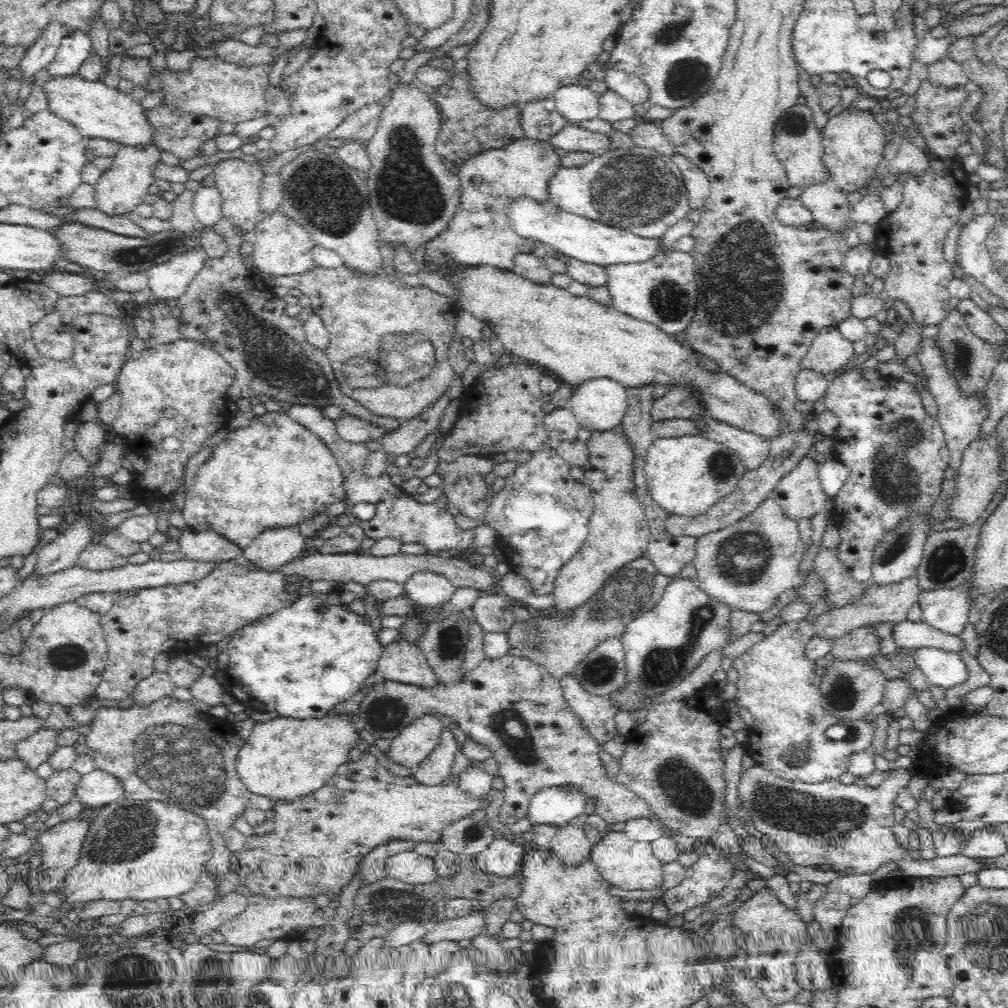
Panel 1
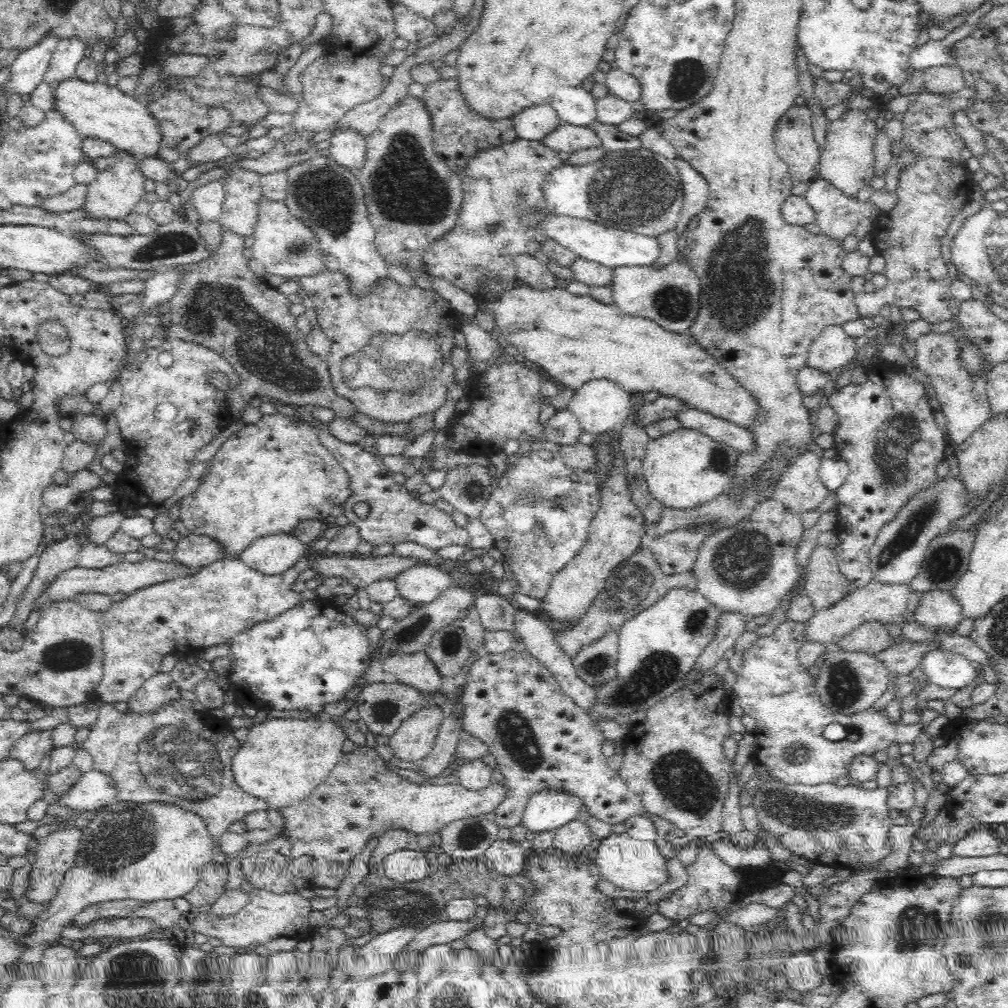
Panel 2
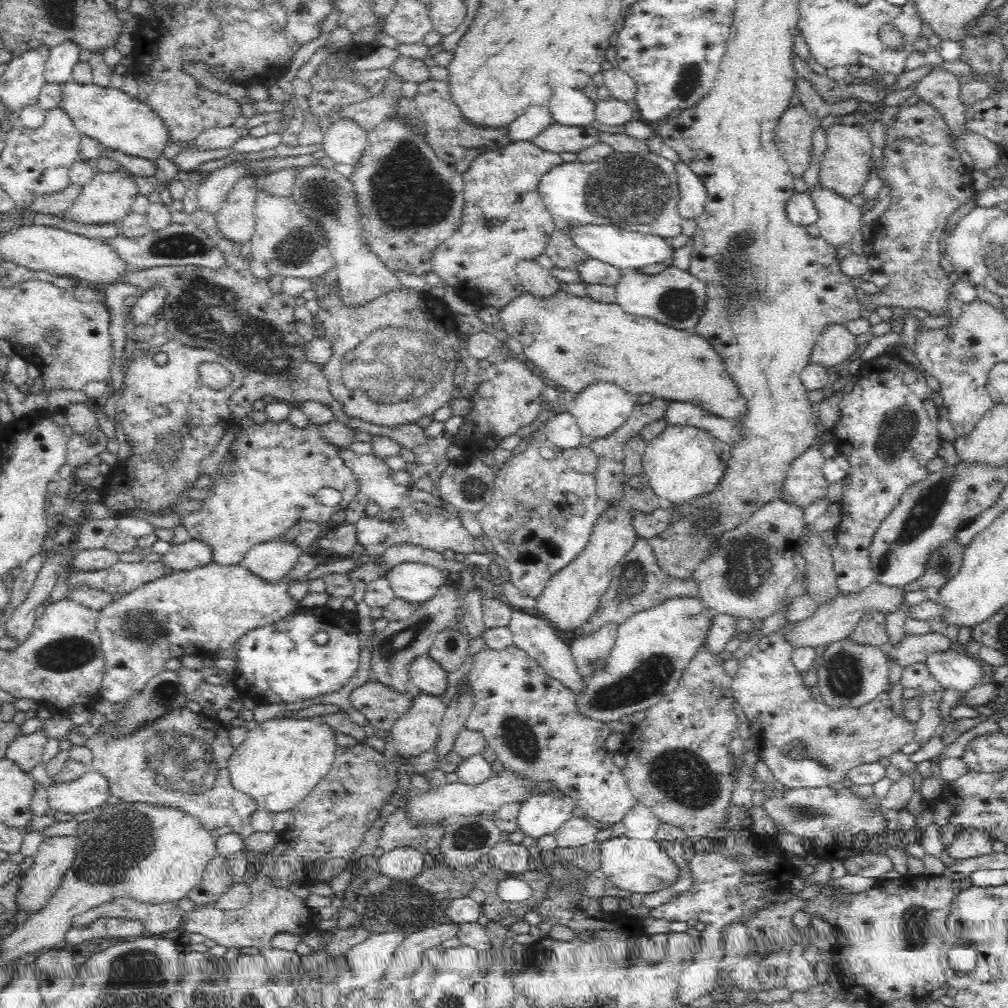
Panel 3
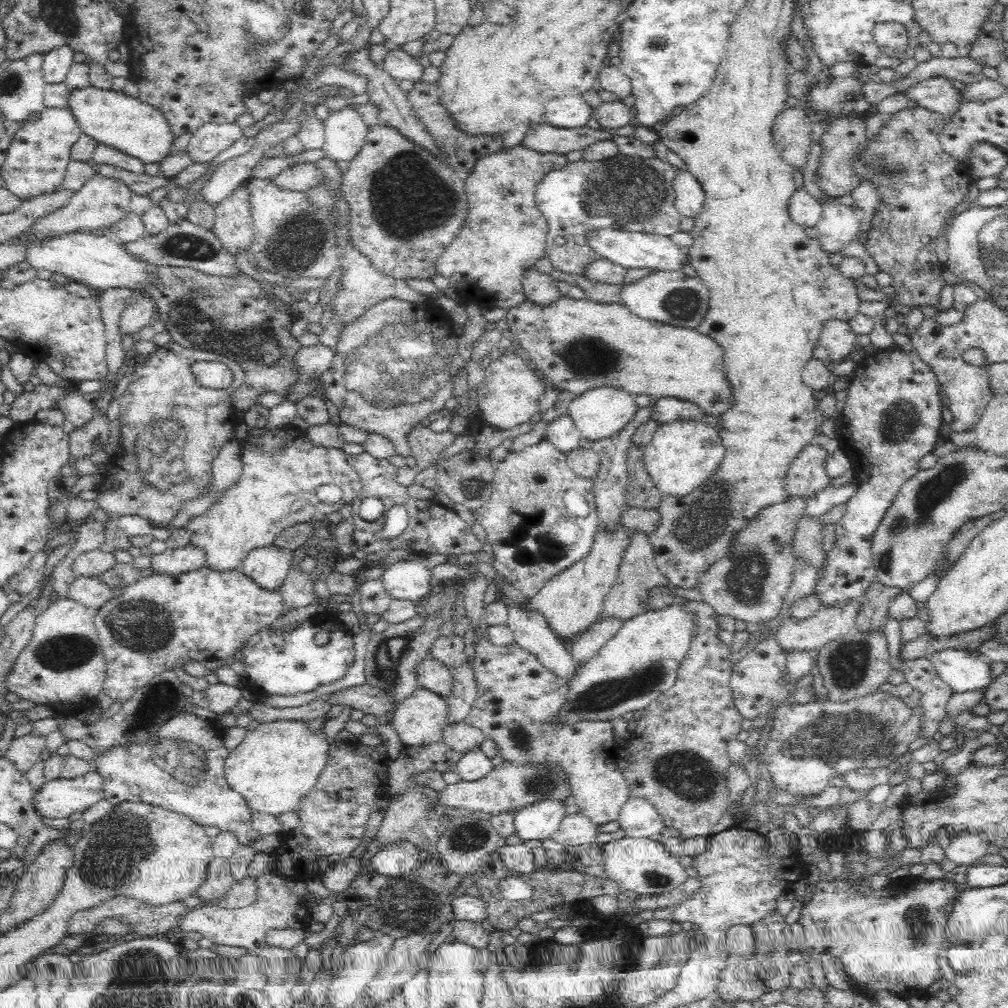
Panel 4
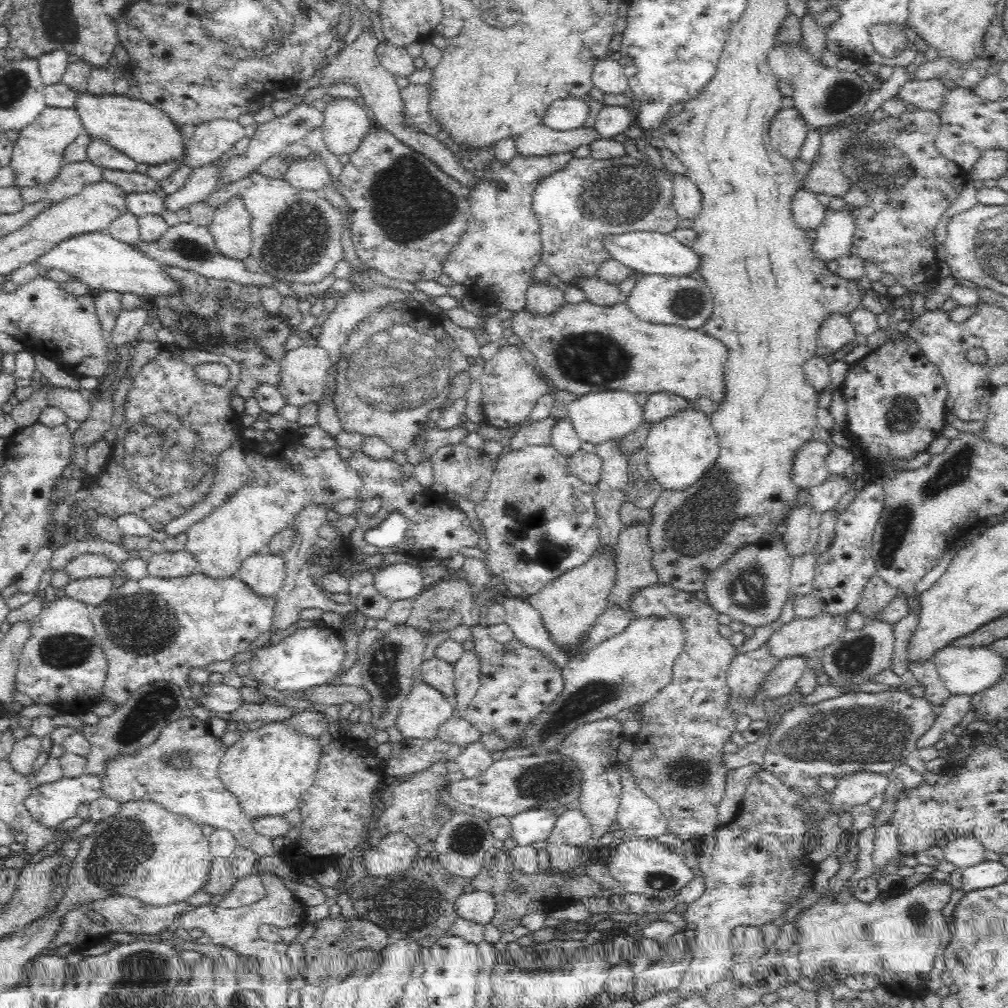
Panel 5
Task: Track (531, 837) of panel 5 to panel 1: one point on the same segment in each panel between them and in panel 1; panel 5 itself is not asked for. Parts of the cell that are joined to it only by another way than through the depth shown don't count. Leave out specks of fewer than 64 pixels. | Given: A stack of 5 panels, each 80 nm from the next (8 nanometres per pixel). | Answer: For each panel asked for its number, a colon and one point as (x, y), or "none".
1: (557, 805)
2: (549, 809)
3: (540, 814)
4: (539, 820)

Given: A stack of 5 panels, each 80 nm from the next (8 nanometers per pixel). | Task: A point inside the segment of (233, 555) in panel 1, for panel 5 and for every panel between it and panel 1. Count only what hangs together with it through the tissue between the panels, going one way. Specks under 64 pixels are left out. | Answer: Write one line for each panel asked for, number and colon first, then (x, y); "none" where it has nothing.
2: (192, 550)
3: (185, 554)
4: (178, 560)
5: (168, 564)

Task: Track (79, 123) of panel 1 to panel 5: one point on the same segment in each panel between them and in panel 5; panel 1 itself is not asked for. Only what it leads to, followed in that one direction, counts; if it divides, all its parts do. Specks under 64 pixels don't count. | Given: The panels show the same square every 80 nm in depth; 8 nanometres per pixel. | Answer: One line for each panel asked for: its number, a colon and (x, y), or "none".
2: (96, 110)
3: (120, 122)
4: (112, 118)
5: (143, 132)

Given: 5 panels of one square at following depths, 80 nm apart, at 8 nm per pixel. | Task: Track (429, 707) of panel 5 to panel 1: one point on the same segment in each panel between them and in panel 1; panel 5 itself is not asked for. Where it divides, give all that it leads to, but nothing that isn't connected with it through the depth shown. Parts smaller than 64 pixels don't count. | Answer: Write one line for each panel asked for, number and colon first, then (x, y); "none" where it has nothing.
1: (413, 745)
2: (414, 739)
3: (416, 731)
4: (419, 720)

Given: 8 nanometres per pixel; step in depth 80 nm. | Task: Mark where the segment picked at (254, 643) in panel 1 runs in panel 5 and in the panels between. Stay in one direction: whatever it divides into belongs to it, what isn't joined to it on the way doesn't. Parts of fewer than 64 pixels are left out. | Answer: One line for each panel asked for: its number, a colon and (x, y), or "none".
2: (310, 656)
3: (278, 663)
4: (281, 663)
5: (312, 656)

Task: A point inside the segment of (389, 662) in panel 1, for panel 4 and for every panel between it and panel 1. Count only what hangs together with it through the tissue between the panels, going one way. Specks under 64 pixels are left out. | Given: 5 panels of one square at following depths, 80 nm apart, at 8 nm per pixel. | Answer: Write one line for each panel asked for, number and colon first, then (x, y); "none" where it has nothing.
2: (415, 669)
3: (425, 675)
4: (431, 674)

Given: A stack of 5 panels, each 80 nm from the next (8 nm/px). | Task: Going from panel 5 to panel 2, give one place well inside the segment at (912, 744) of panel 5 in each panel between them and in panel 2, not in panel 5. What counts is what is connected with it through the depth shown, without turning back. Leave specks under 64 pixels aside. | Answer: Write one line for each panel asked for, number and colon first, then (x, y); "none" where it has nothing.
2: (799, 740)
3: (806, 744)
4: (811, 743)

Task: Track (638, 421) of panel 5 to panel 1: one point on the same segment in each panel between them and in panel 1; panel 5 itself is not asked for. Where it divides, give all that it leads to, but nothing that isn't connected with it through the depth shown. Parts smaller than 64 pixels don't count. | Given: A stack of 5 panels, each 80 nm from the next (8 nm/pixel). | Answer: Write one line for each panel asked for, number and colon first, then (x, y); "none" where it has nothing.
1: (600, 404)
2: (601, 406)
3: (602, 407)
4: (600, 412)

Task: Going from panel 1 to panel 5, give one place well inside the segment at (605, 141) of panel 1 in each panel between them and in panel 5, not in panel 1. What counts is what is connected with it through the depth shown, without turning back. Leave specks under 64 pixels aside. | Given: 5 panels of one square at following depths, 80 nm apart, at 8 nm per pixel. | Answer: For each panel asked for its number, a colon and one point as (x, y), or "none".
2: (569, 138)
3: (556, 138)
4: (545, 138)
5: (540, 140)

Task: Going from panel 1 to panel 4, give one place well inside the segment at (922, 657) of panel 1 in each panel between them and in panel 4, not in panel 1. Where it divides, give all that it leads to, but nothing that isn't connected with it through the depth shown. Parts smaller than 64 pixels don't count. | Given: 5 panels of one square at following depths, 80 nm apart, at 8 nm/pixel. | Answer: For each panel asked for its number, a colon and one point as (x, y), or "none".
2: (947, 669)
3: (953, 670)
4: (961, 671)

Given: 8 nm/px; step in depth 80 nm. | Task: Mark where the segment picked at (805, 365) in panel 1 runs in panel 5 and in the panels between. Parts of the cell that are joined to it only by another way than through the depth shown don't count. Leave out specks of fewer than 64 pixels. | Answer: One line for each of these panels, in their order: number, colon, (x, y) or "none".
2: (832, 348)
3: (836, 346)
4: (837, 342)
5: (835, 332)

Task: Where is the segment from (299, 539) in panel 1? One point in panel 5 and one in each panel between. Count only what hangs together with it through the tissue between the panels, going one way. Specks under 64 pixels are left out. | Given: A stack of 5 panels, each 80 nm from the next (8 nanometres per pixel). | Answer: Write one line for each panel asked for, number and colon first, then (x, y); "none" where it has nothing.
2: (273, 553)
3: (270, 560)
4: (268, 566)
5: (264, 573)

